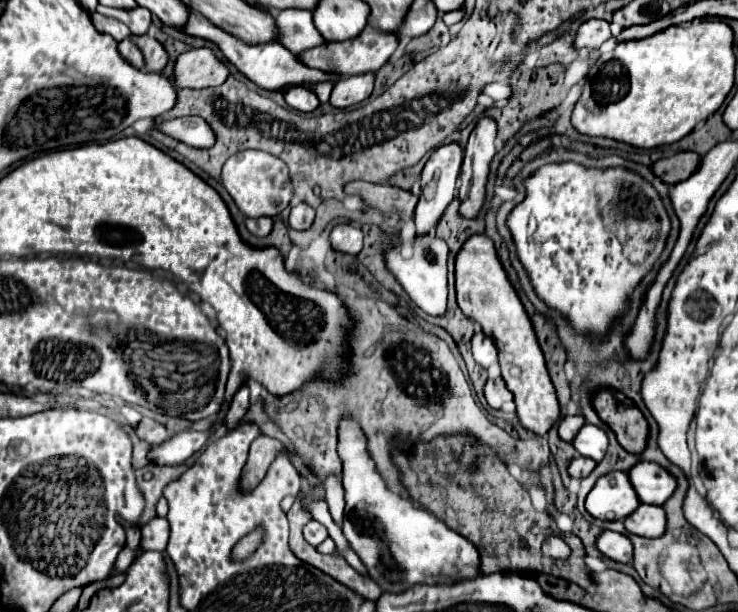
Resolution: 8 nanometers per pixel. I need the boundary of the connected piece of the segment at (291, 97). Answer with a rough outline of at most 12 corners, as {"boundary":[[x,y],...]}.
{"boundary":[[305,85],[287,87],[283,97],[289,107],[313,111],[317,95]]}

